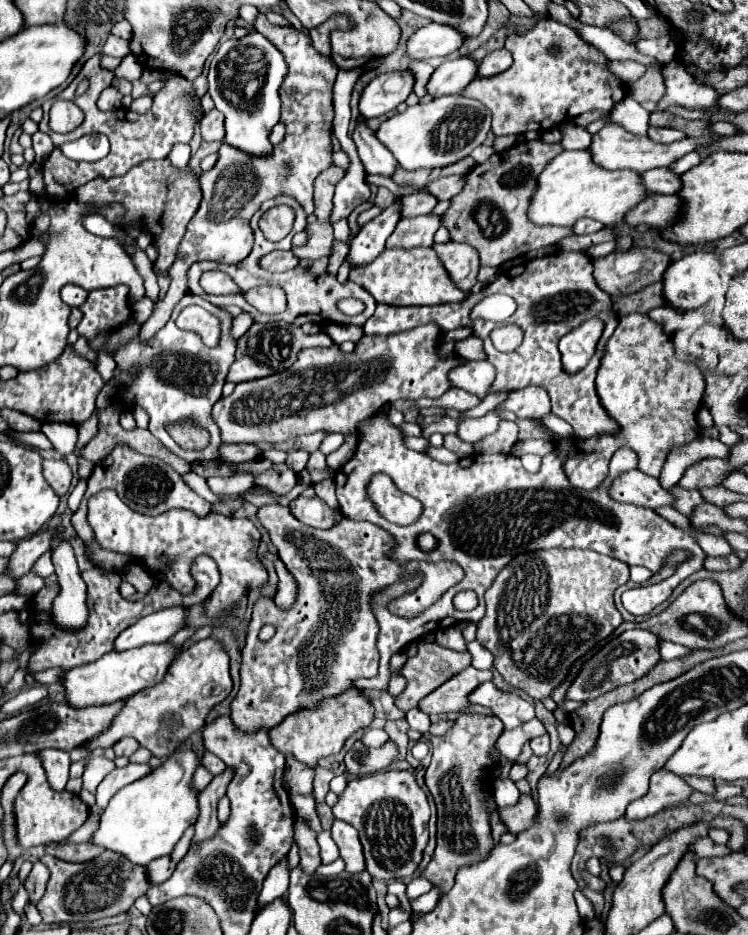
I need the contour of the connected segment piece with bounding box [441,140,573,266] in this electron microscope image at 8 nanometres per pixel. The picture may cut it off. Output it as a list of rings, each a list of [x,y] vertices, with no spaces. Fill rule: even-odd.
[[[523,140],[511,150],[495,152],[485,164],[475,166],[465,176],[463,190],[451,198],[451,206],[441,214],[441,224],[449,230],[451,240],[473,246],[479,252],[481,266],[503,266],[507,260],[521,258],[547,244],[557,244],[563,236],[571,234],[571,228],[537,228],[525,218],[525,208],[529,206],[529,196],[541,168],[561,150],[561,144]]]

